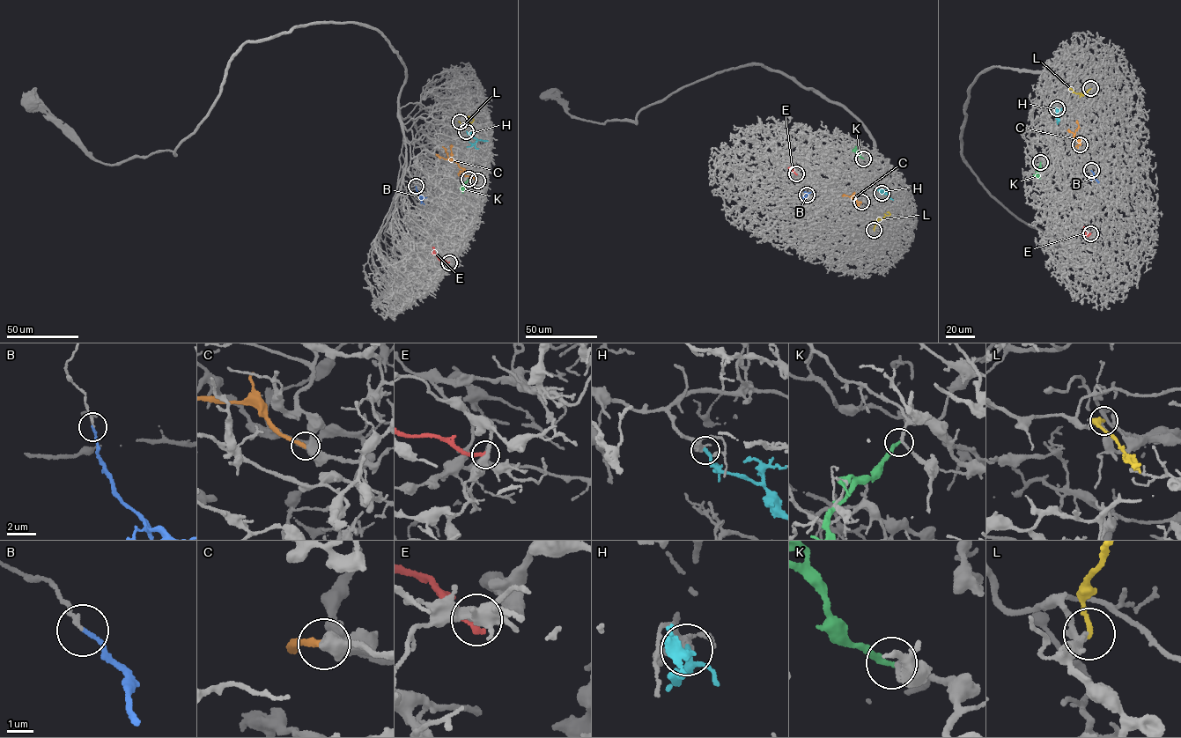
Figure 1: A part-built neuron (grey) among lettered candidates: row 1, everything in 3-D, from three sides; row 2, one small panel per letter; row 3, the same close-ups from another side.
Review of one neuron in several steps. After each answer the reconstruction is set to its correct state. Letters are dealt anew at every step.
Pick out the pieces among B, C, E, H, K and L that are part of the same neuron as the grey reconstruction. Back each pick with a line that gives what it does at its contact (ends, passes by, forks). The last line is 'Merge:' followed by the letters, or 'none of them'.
B: it ends
H: it ends
Merge: B, H

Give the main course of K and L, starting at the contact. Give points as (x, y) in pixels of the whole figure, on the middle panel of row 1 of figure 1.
K: (863, 158), (854, 150), (856, 147)
L: (874, 231), (878, 219), (889, 214), (887, 212)

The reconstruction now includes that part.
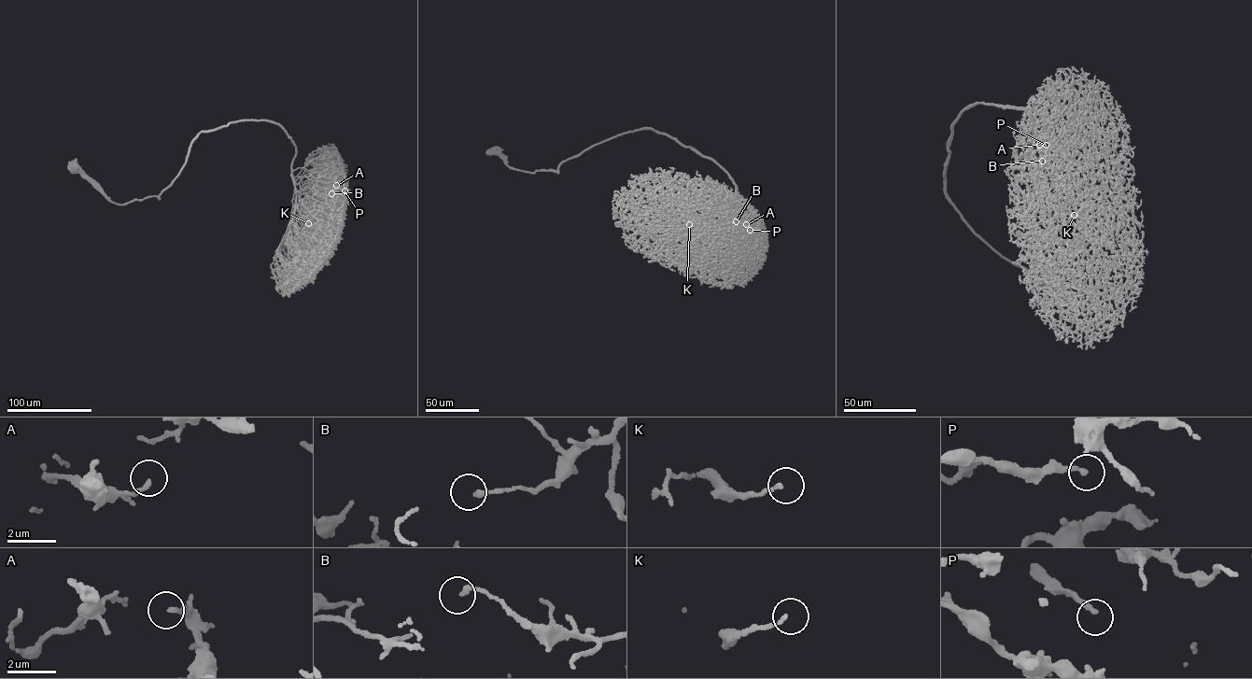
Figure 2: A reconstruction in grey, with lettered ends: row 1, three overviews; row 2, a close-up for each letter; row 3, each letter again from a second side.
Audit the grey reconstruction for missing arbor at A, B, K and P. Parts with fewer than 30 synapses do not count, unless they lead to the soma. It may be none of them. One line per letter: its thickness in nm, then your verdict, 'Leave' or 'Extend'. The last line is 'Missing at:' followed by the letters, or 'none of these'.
A: Thickness 160 nm. Leave
B: Thickness 200 nm. Leave
K: Thickness 150 nm. Leave
P: Thickness 200 nm. Leave
Missing at: none of these

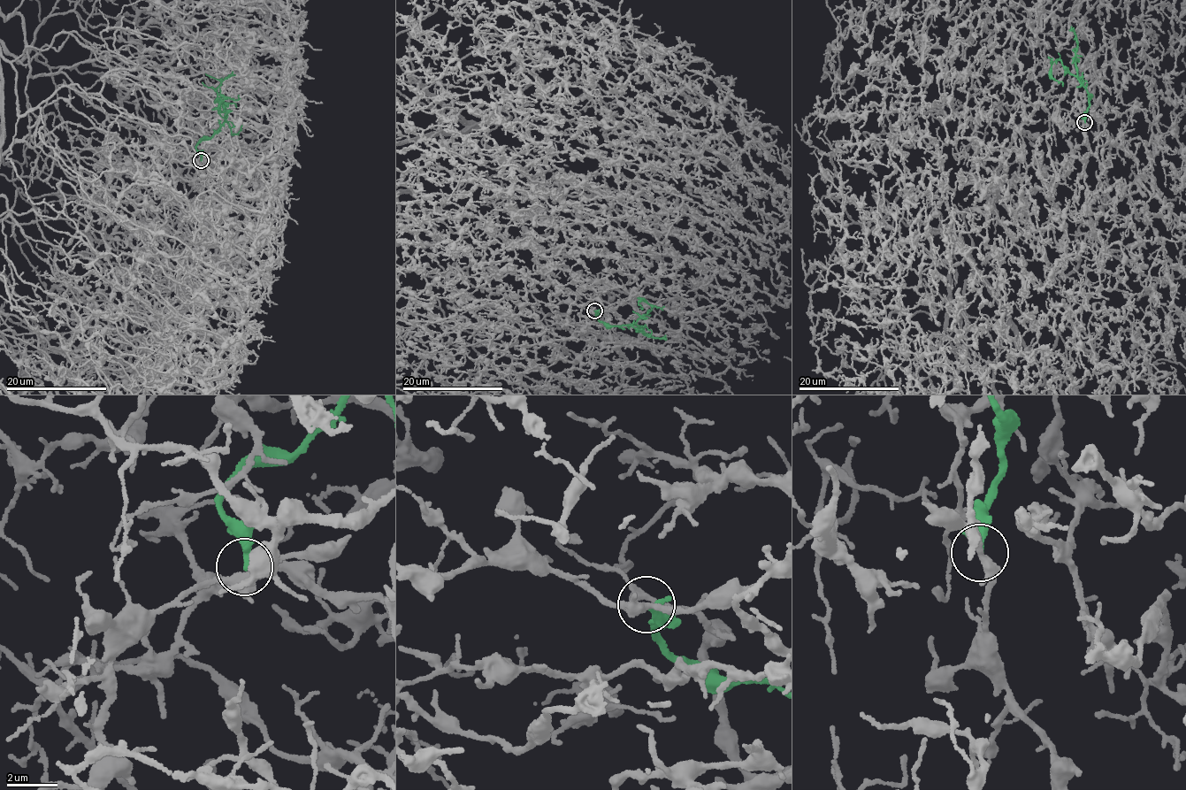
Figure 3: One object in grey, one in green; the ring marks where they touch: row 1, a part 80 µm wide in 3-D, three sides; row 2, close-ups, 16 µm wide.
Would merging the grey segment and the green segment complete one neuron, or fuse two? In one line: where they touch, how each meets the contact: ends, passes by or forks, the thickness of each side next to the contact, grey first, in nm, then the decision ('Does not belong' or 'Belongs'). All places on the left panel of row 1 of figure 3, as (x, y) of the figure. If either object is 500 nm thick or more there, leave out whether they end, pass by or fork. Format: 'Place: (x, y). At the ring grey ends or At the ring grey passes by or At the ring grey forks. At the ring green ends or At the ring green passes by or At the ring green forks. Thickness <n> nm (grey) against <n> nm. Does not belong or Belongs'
Place: (201, 160). At the ring grey forks. At the ring green ends. Thickness 320 nm (grey) against 280 nm. Does not belong

